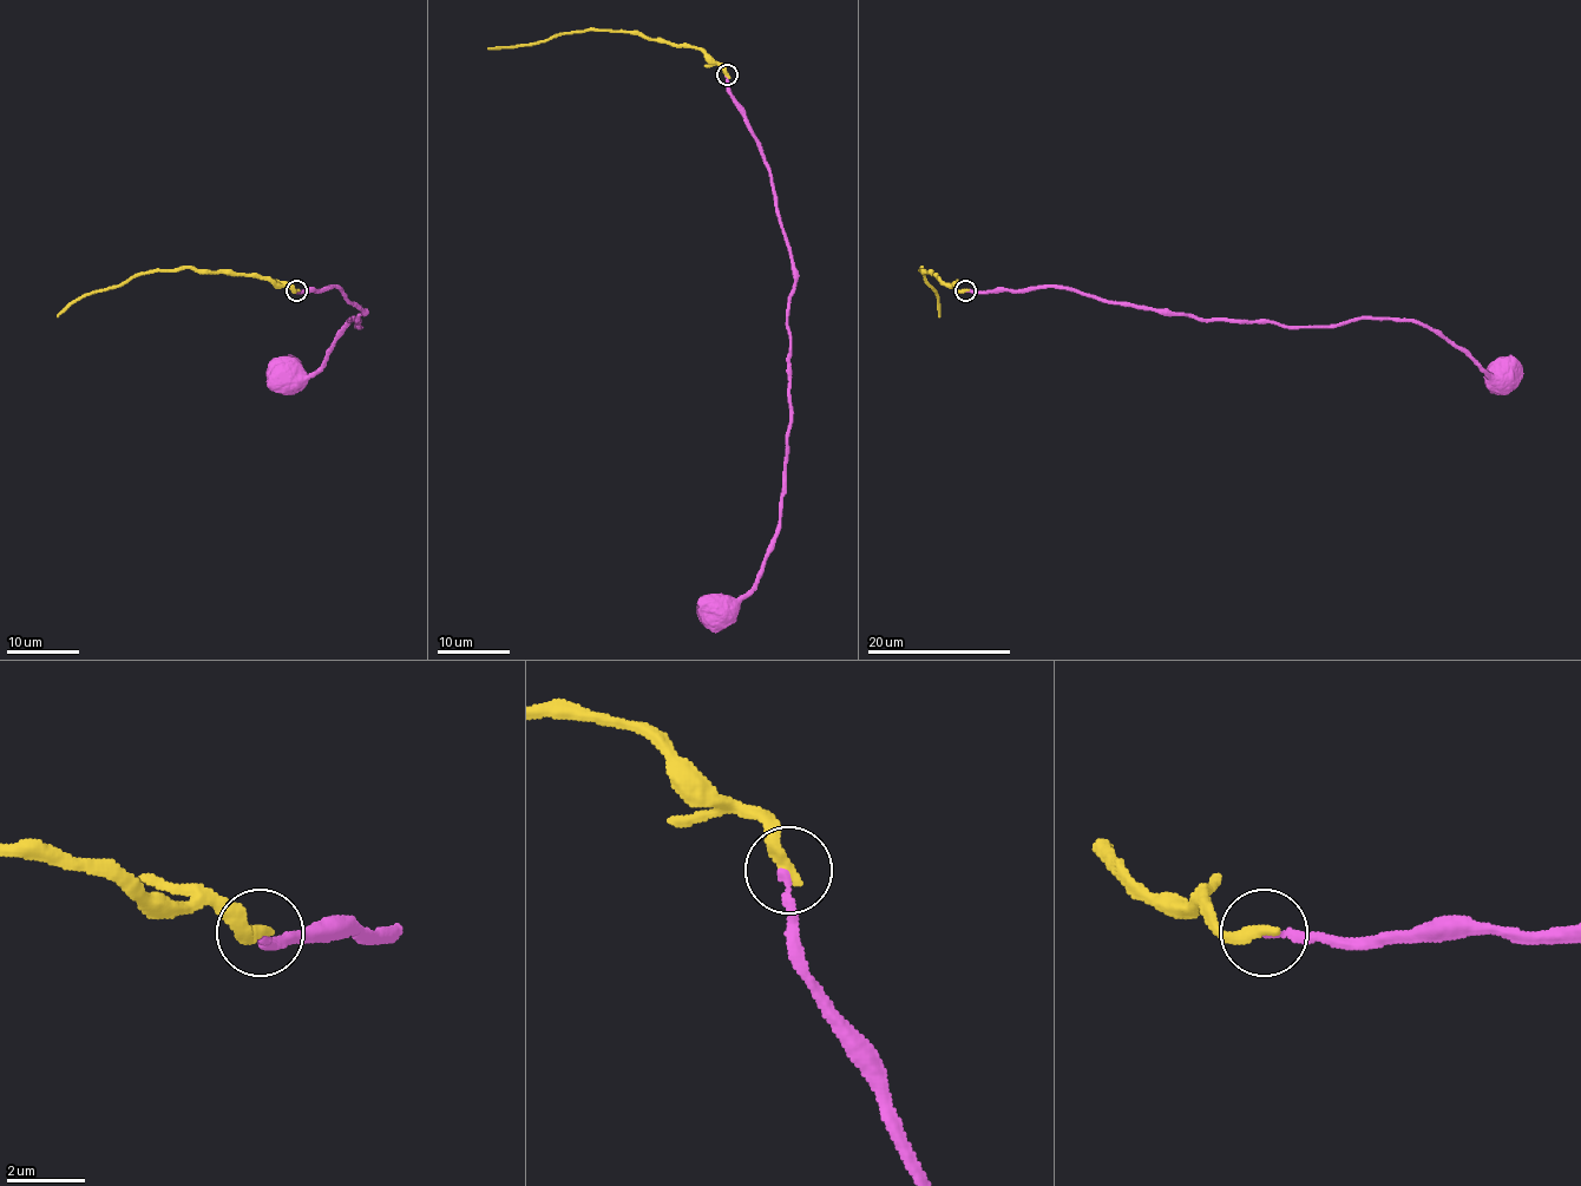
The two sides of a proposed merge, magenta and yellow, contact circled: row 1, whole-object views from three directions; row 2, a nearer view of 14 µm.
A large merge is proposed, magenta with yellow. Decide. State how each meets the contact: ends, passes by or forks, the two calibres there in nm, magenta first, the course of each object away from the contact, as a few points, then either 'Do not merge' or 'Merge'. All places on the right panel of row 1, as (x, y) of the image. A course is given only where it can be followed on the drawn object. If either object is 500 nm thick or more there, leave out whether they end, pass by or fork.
At the ring magenta ends. At the ring yellow ends. Thickness 200 nm (magenta) against 360 nm. Course of magenta: (966, 290), (1060, 287), (1204, 320), (1288, 327), (1417, 321), (1487, 375), (1506, 372). Course of yellow: (966, 290), (946, 286), (920, 267), (937, 293), (939, 316). Do not merge

